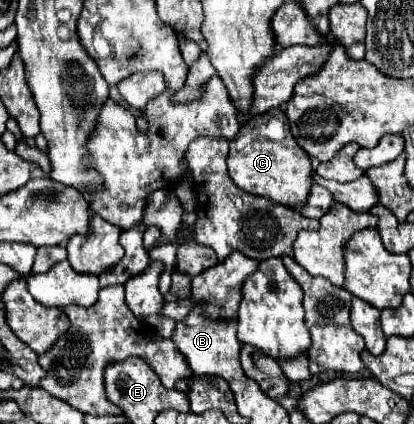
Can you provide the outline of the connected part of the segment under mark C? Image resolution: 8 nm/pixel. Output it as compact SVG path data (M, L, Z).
M273 108L265 114L253 116L247 124L241 126L239 134L231 140L227 166L231 180L241 190L269 198L289 208L305 204L313 186L311 158L291 136L289 122L281 108Z

